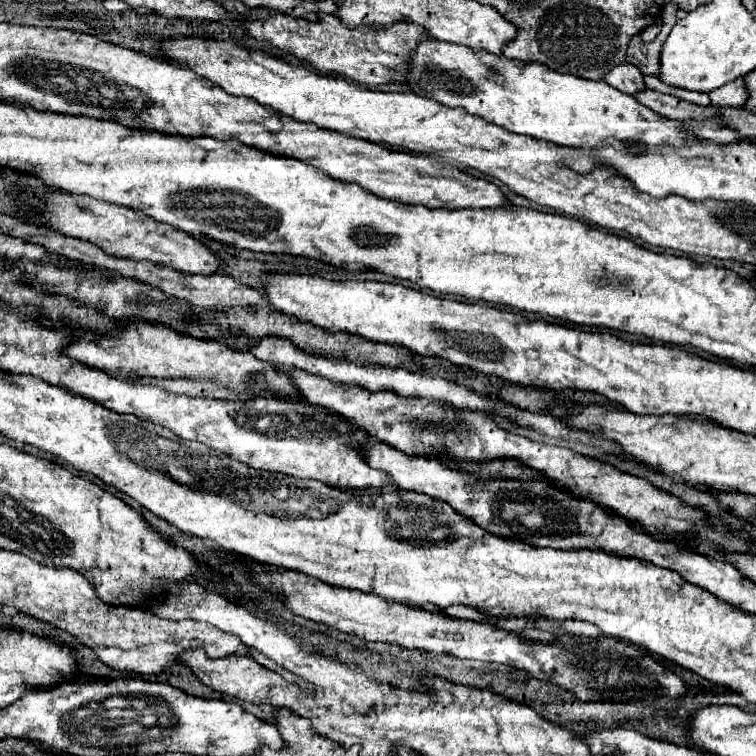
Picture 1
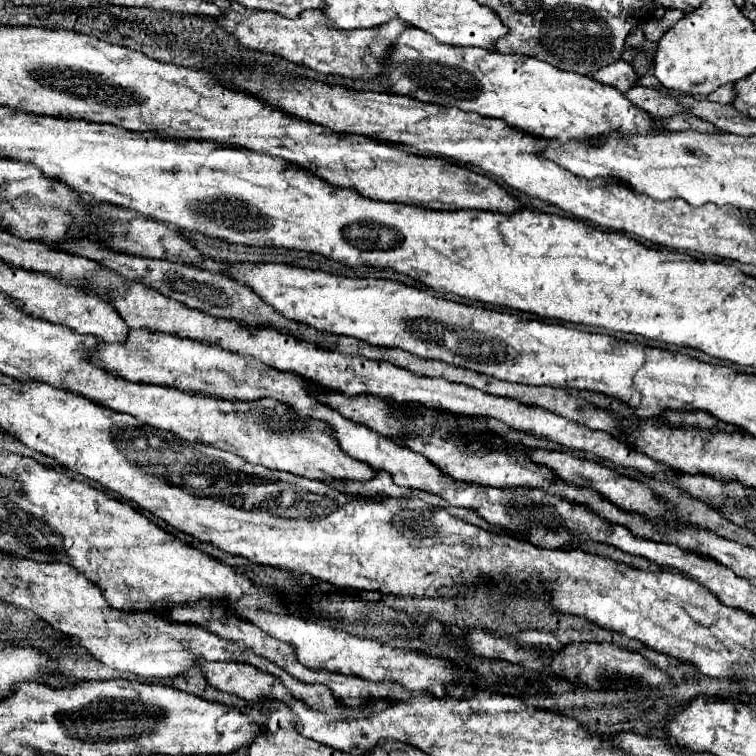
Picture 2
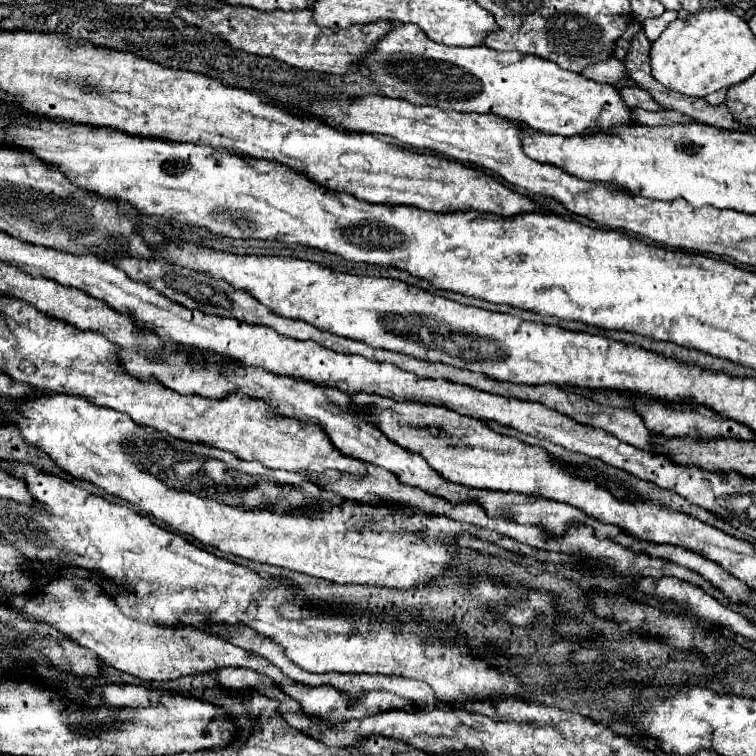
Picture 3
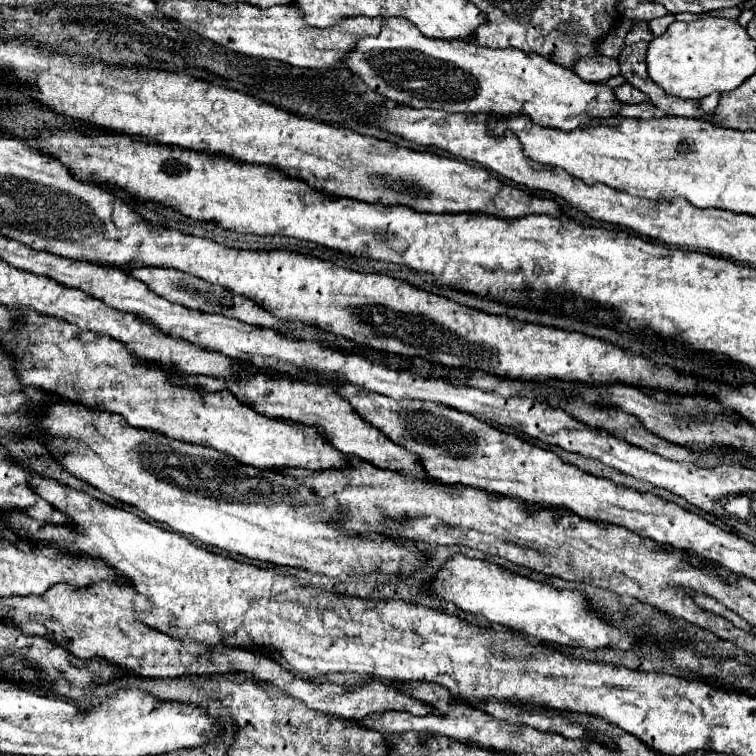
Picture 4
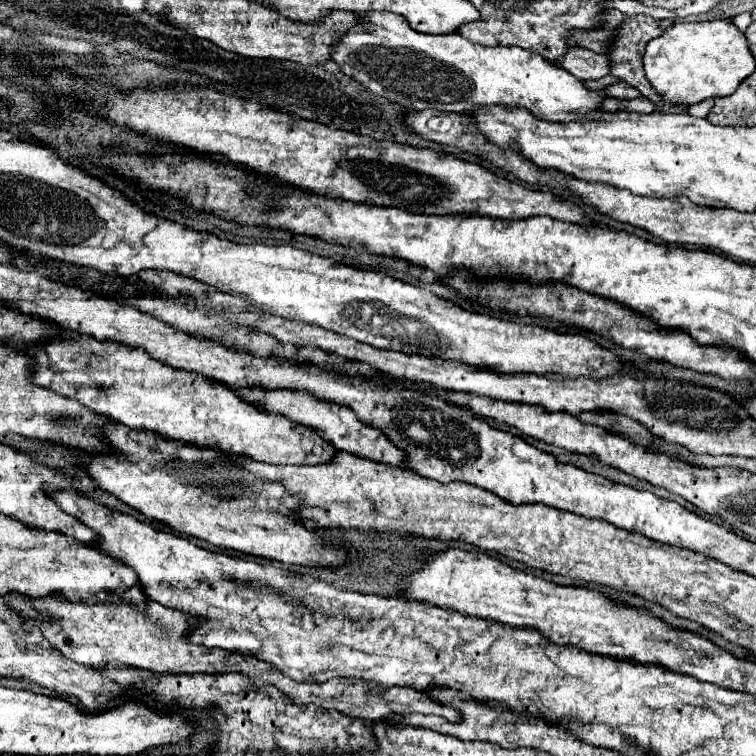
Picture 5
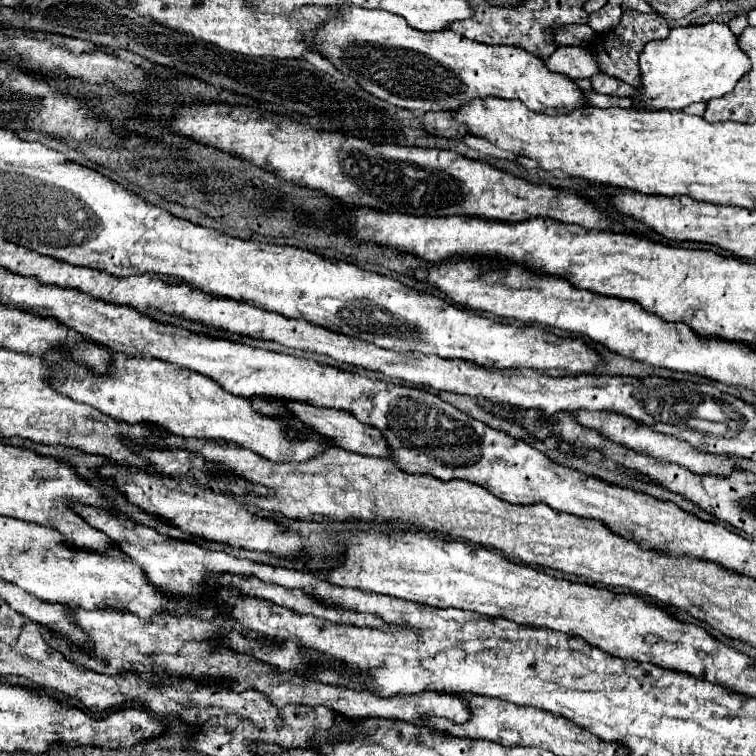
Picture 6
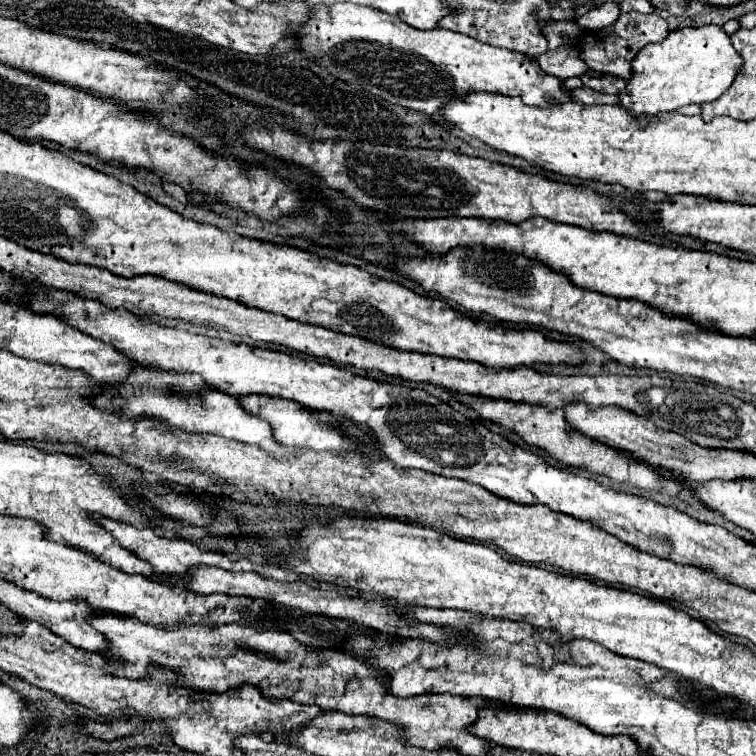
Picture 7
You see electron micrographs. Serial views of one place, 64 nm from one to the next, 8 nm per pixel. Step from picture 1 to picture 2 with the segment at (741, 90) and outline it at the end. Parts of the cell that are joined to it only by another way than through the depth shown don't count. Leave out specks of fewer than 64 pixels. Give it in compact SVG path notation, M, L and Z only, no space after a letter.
M728 84L726 88L718 88L714 94L708 96L710 102L724 102L724 104L730 104L732 98L734 98L734 88L732 88L732 84Z

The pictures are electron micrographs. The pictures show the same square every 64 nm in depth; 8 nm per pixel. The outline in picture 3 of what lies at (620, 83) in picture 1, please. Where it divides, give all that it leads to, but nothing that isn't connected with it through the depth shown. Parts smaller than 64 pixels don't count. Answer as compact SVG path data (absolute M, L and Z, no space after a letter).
M608 58L604 62L586 66L582 72L584 78L590 78L594 82L606 82L606 84L616 84L618 80L626 78L626 68L620 60L616 58Z

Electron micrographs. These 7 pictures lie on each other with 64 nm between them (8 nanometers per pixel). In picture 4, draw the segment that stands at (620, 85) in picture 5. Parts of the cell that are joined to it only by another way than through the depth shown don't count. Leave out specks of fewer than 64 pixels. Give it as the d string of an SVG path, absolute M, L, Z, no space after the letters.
M624 82L624 84L622 84L622 86L618 86L618 88L614 88L614 94L616 94L616 98L618 98L620 102L626 102L626 104L640 104L640 102L648 102L648 100L646 100L646 96L644 96L638 88L630 86L628 82Z

